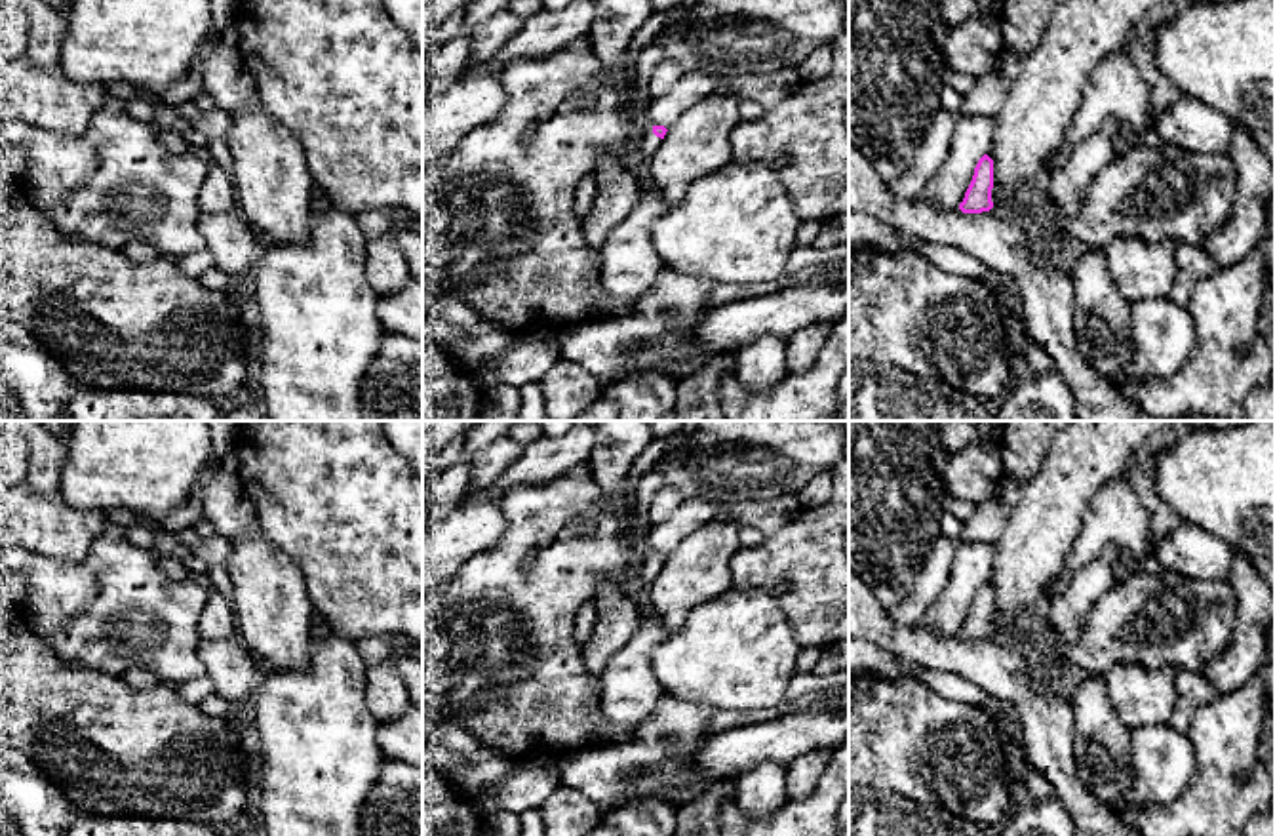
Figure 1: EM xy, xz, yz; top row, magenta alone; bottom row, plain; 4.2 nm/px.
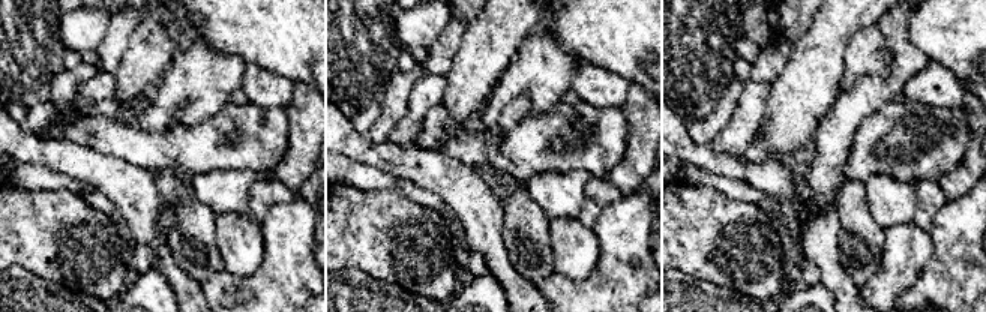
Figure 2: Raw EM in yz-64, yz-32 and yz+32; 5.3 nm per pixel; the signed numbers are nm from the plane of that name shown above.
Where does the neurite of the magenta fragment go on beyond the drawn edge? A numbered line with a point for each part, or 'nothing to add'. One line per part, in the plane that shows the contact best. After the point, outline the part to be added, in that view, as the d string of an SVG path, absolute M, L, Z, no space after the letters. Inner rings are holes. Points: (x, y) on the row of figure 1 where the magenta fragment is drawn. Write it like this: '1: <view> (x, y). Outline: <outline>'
1: xz (646, 147). Outline: M653 126L647 128L645 135L636 139L632 162L638 171L643 171L651 156L660 147L662 139L653 133Z

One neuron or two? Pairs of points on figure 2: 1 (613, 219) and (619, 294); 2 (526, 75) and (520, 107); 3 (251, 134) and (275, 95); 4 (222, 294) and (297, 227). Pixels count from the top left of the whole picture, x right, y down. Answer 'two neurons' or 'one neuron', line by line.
1: one neuron
2: two neurons
3: two neurons
4: one neuron

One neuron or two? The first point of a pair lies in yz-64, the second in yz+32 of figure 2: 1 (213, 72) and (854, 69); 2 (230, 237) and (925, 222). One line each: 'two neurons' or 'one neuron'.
1: one neuron
2: two neurons

